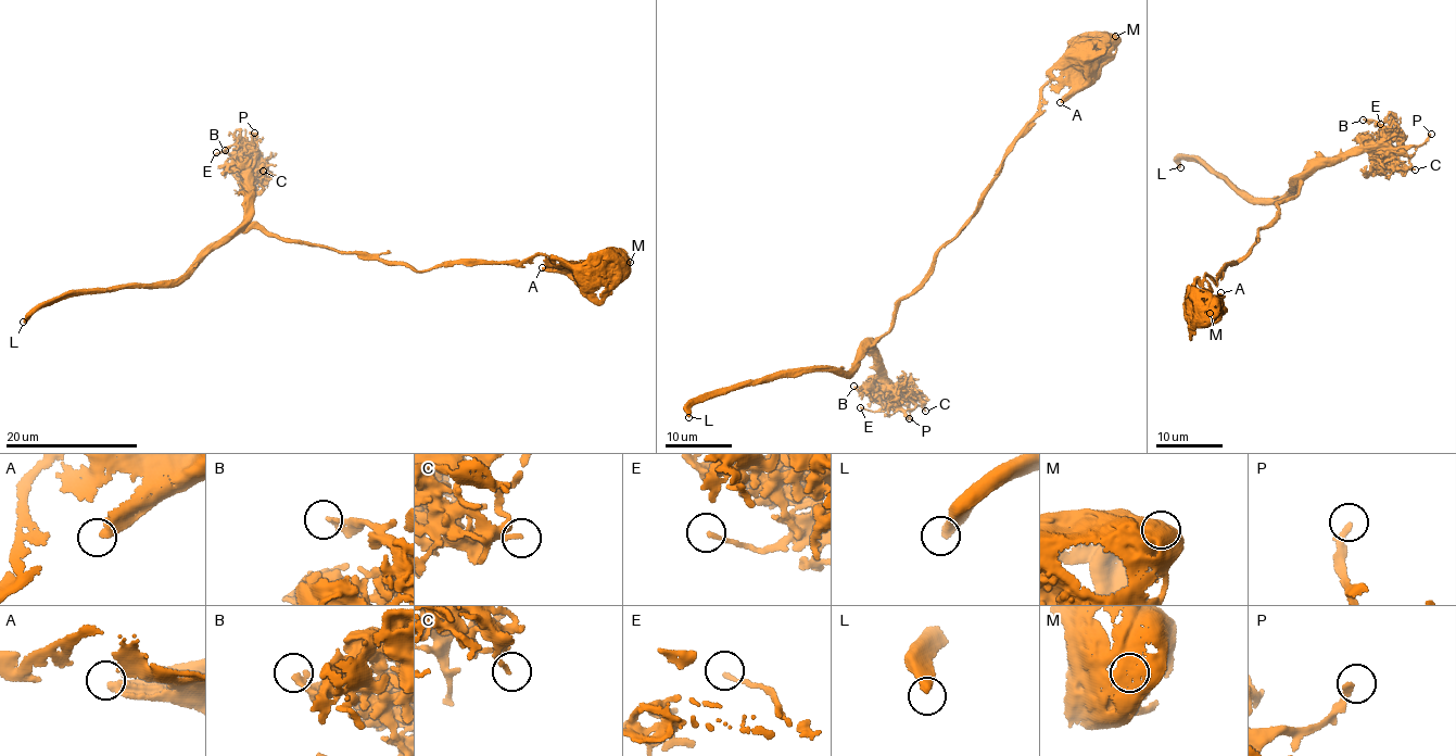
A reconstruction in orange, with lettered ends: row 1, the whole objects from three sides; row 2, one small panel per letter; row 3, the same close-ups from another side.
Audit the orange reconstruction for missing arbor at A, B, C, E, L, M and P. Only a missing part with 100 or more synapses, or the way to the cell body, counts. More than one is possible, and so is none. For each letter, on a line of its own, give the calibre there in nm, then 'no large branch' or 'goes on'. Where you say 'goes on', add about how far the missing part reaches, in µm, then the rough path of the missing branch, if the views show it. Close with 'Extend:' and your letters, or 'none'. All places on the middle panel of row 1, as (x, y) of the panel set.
A: 440 nm | no large branch
B: 280 nm | no large branch
C: 180 nm | no large branch
E: 140 nm | no large branch
L: 400 nm | no large branch
M: 550 nm | no large branch
P: 240 nm | no large branch
Extend: none

